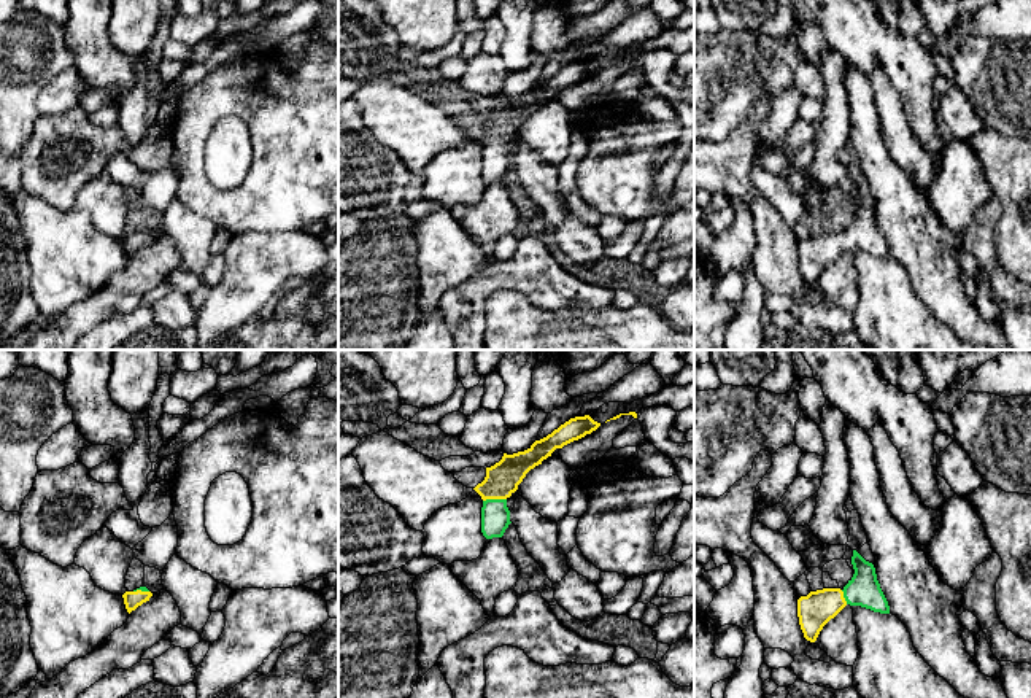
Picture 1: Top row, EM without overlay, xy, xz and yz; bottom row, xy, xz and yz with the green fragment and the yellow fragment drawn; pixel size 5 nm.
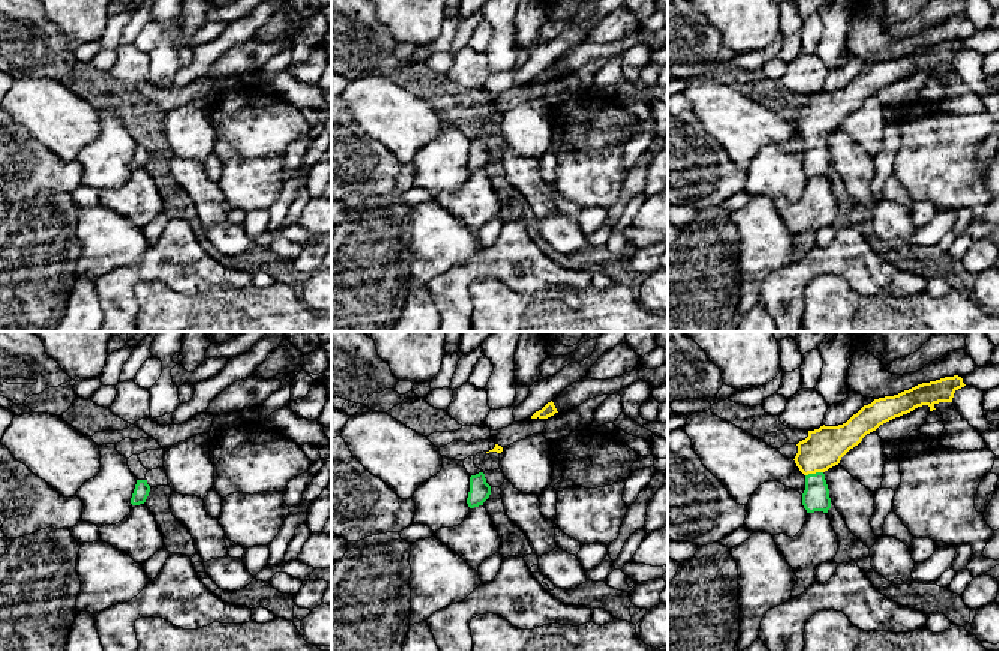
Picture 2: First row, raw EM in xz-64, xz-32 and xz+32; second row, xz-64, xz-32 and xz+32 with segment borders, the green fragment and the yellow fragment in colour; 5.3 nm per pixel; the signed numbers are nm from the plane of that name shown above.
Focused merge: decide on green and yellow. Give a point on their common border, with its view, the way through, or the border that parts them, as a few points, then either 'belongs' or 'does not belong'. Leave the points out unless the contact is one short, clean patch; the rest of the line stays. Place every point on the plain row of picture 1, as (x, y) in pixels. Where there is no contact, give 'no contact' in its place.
meets green in xz at (494, 143); runs through xz (494, 158), (494, 143), (494, 132), (502, 123); belongs

